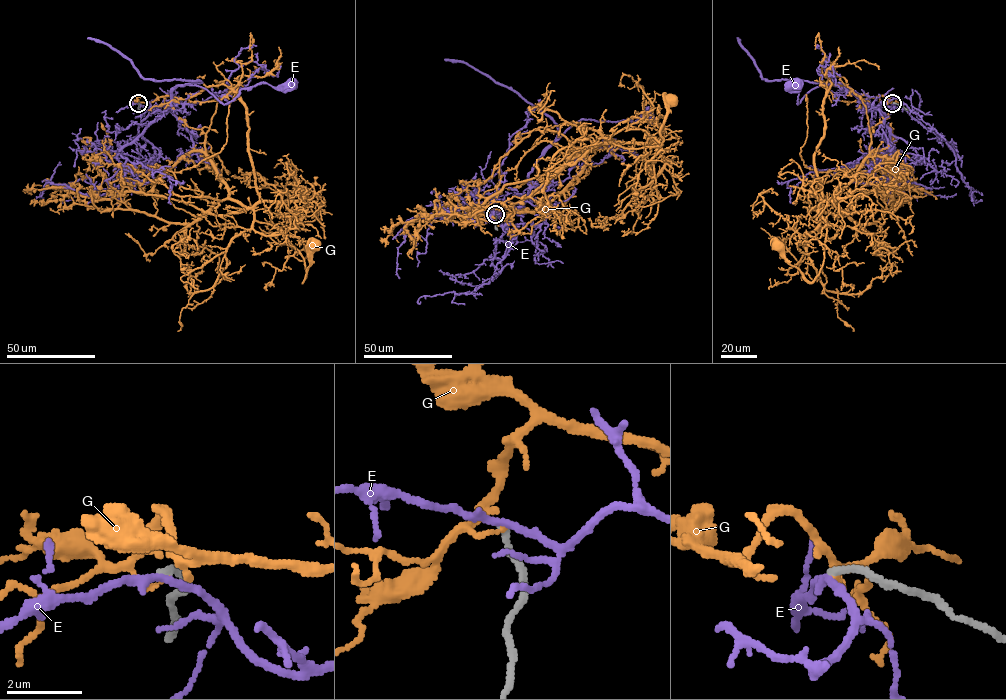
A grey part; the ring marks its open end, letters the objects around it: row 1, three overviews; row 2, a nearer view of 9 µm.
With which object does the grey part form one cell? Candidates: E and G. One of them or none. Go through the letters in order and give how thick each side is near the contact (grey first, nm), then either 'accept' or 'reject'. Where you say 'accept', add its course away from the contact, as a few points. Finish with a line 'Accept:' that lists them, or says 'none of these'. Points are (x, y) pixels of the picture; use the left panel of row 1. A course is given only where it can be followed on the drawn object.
E: 200/200 nm | reject
G: 200/110 nm | reject
Accept: none of these

